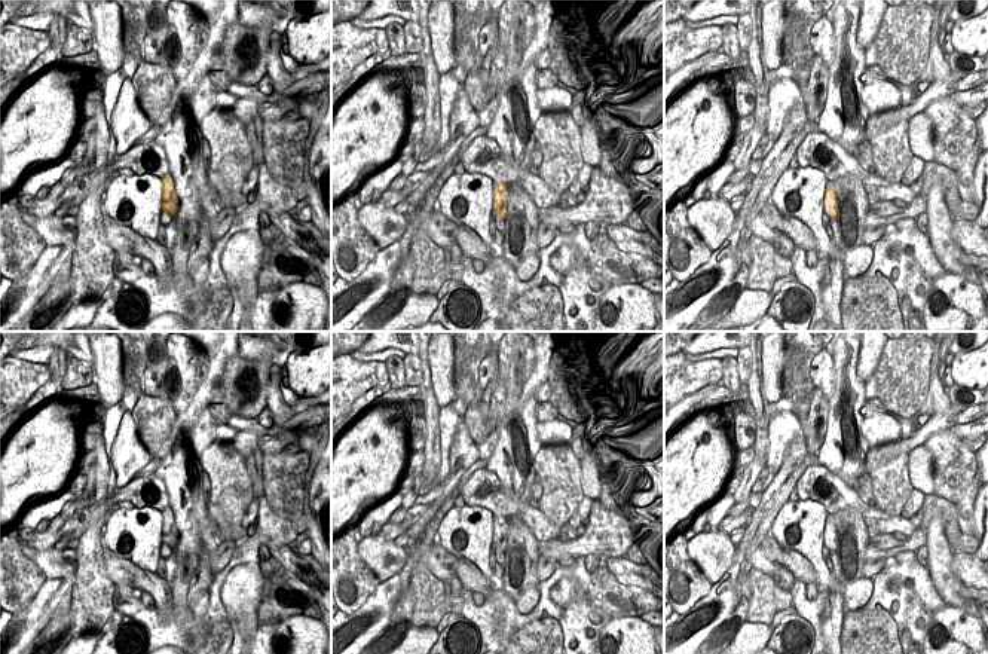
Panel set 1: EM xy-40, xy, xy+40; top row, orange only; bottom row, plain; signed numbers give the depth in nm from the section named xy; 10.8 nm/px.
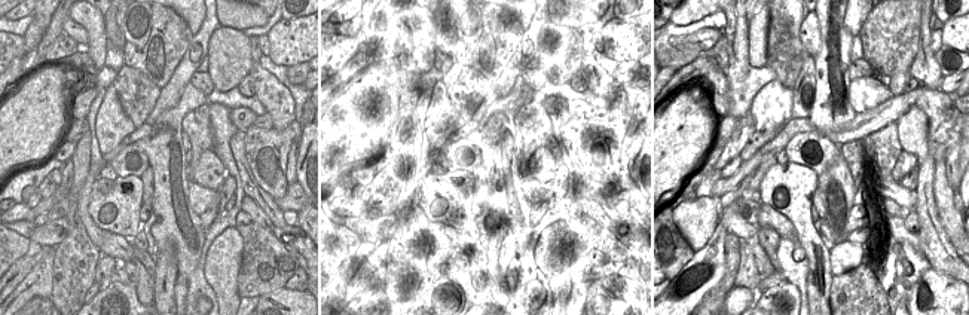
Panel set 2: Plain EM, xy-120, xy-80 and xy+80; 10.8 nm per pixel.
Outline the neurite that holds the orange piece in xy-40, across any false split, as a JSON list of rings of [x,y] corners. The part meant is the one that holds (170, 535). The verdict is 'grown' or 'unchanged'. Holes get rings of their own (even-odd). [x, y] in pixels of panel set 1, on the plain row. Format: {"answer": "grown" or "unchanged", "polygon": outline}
{"answer": "unchanged", "polygon": [[[171,507],[162,510],[160,514],[162,514],[162,529],[160,529],[162,544],[166,544],[172,550],[178,543],[178,531],[174,525],[174,514]]]}

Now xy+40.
{"answer": "unchanged", "polygon": [[[833,514],[826,516],[825,531],[828,532],[828,548],[836,553],[838,535],[835,529]]]}

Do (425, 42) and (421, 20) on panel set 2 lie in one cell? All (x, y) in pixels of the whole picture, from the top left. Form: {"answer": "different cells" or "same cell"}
{"answer": "same cell"}

